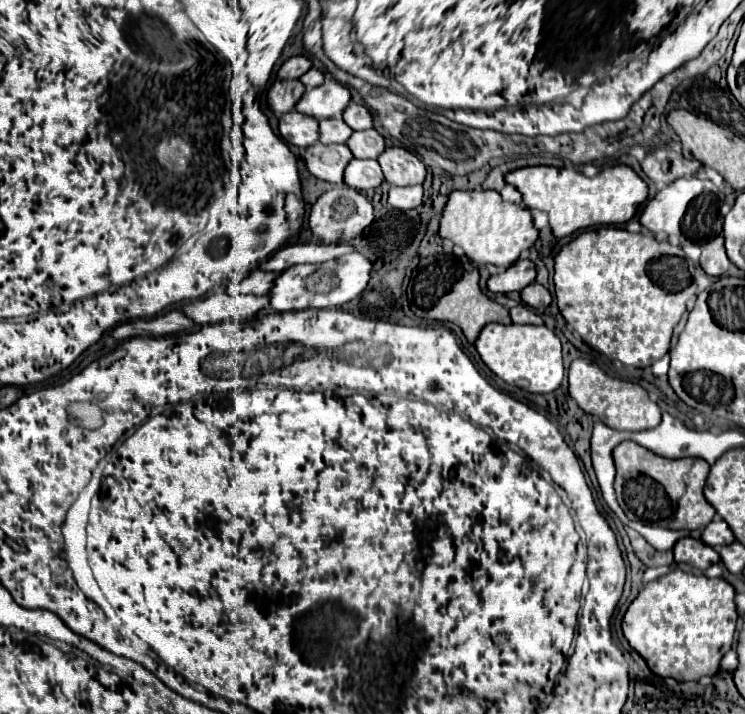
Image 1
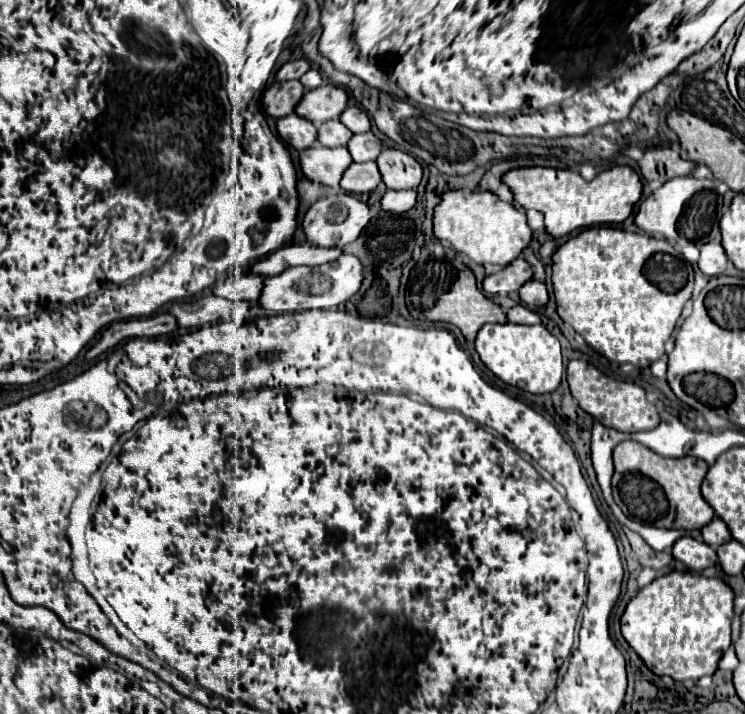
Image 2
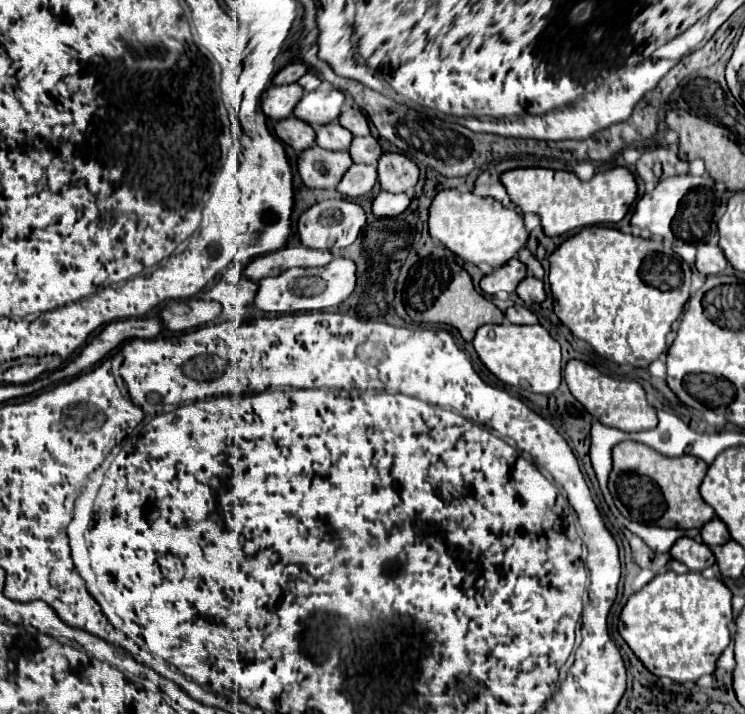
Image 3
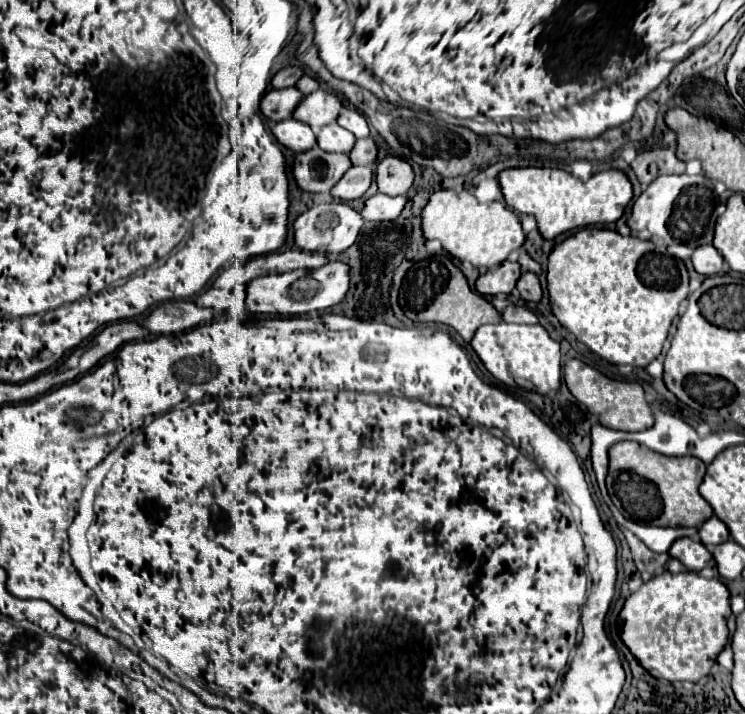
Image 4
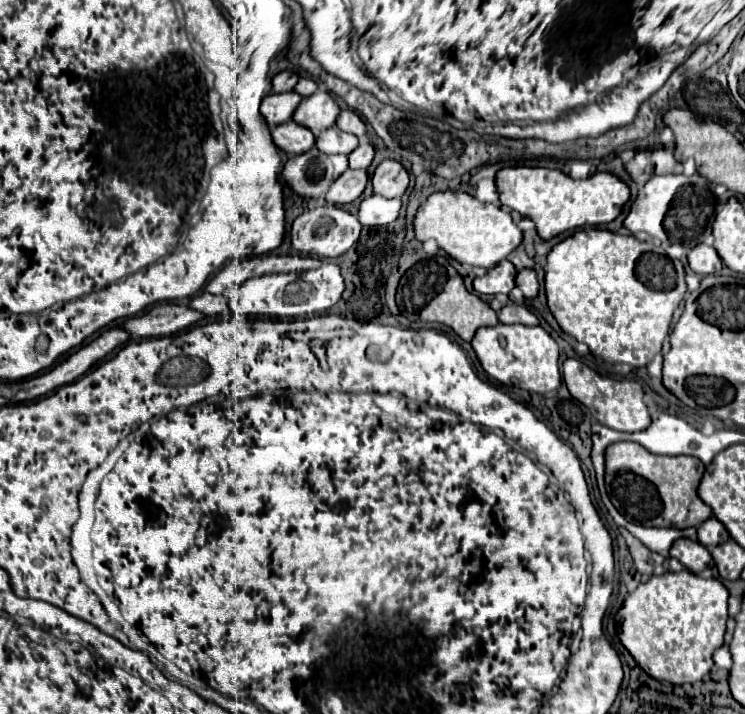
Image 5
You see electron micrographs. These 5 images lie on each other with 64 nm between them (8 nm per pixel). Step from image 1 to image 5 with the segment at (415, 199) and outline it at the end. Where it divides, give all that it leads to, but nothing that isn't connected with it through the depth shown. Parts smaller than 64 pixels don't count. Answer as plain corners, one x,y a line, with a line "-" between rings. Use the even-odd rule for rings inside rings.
370,196
362,200
358,210
358,220
362,226
384,226
398,218
402,200
400,198
382,198
382,196

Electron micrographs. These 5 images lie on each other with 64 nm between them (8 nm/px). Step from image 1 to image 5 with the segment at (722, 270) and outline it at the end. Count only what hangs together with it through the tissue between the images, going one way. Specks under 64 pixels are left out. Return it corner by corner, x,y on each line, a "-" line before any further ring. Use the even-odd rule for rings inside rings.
700,244
700,246
692,248
688,252
688,262
690,262
690,268
700,276
716,274
722,270
722,260
720,260
718,252
708,244

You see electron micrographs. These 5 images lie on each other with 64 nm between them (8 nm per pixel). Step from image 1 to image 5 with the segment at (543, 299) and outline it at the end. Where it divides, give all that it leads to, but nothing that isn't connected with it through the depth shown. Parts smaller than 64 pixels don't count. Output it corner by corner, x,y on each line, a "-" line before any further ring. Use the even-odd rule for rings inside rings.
520,270
516,276
516,286
524,292
526,298
536,298
538,296
538,280
534,270

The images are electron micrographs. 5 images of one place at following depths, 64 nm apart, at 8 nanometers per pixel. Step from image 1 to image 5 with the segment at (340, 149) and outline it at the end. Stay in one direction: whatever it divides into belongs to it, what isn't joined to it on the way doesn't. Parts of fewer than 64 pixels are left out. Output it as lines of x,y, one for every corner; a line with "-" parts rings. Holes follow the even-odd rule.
312,148
304,154
292,156
284,170
282,180
286,180
292,190
300,196
318,198
326,194
330,184
348,170
348,156
344,154
322,154
318,148

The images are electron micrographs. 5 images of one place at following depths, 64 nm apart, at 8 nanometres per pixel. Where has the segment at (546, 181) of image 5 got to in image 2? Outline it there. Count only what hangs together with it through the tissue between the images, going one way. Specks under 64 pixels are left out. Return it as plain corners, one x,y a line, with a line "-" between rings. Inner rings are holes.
612,166
594,180
584,180
574,170
554,170
554,168
516,168
502,176
504,184
514,192
516,202
524,210
540,210
546,218
546,230
554,236
566,236
576,228
586,228
594,224
620,224
632,212
642,198
642,180
630,166

